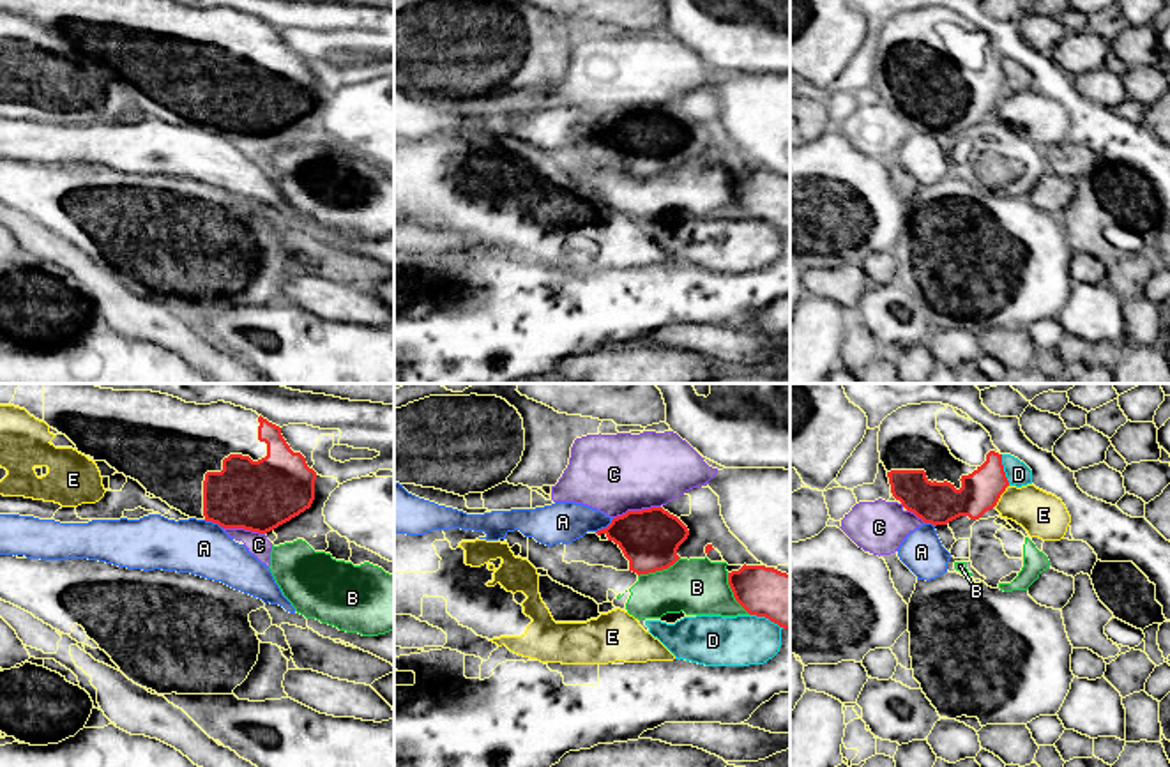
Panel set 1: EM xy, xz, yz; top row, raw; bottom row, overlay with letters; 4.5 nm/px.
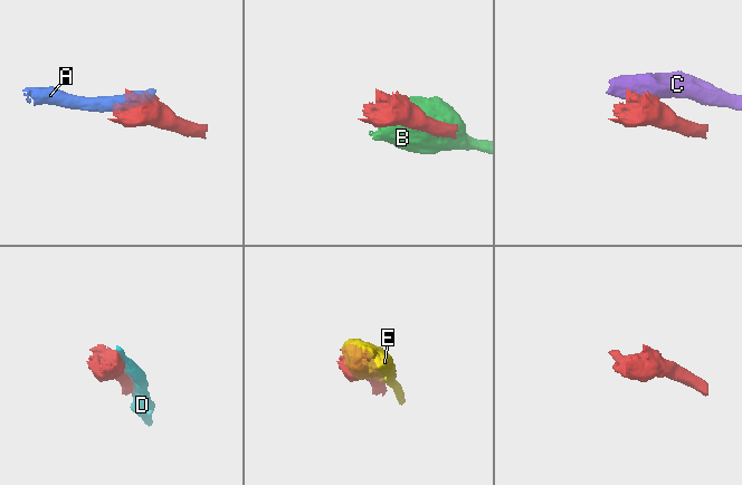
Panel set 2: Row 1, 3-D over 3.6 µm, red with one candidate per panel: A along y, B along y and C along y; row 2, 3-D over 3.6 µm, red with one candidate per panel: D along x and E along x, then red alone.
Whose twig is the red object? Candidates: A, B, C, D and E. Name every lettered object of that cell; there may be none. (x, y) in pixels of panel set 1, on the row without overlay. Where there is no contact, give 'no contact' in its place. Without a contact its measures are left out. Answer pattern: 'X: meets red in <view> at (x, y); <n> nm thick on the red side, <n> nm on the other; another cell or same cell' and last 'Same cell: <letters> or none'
A: meets red in xz at (607, 131); 280 nm thick on the red side, 190 nm on the other; another cell
B: meets red in xz at (658, 174); 280 nm thick on the red side, 260 nm on the other; another cell
C: meets red in xz at (637, 115); 280 nm thick on the red side, 360 nm on the other; another cell
D: meets red in yz at (1002, 75); 180 nm thick on the red side, 110 nm on the other; another cell
E: meets red in yz at (1001, 98); 180 nm thick on the red side, 200 nm on the other; another cell
Same cell: none

